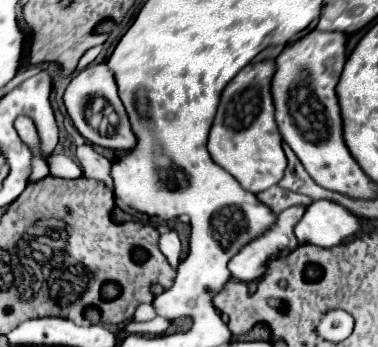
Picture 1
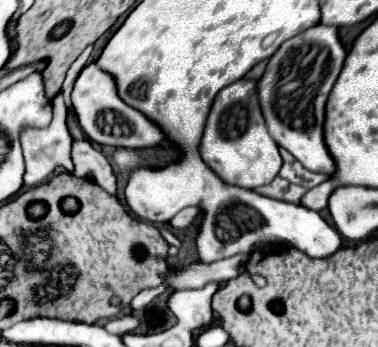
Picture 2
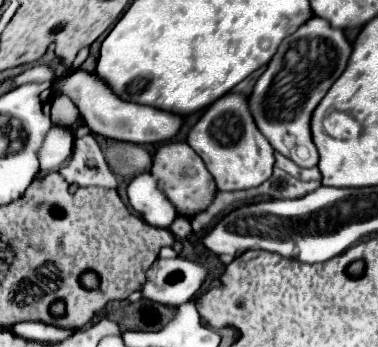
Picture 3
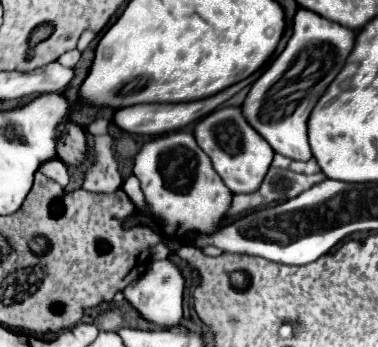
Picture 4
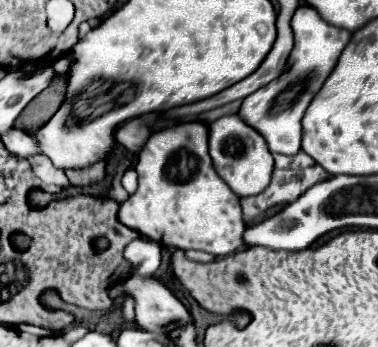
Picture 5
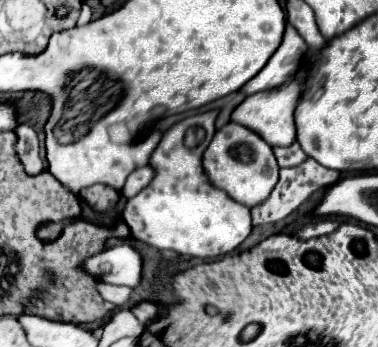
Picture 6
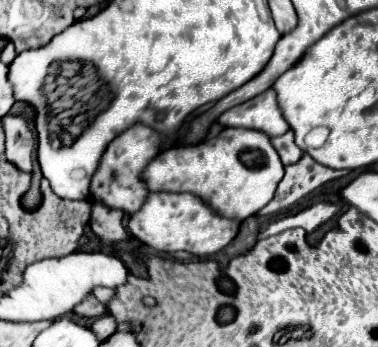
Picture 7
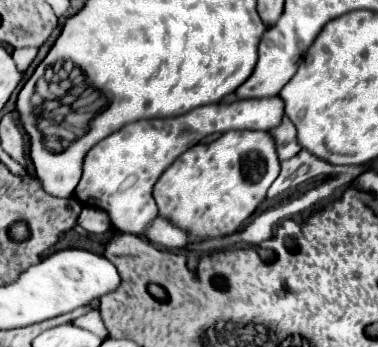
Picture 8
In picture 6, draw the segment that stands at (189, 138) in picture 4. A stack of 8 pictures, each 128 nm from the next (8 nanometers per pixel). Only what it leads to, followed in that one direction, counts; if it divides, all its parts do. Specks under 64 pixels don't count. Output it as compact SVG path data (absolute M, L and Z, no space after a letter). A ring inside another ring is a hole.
M204 112L204 114L188 116L180 122L176 122L172 128L168 128L162 134L162 138L160 138L158 146L154 148L150 162L148 162L148 166L154 170L152 182L144 190L140 190L138 196L128 198L128 202L122 210L122 218L130 226L132 236L136 240L146 242L158 250L176 250L178 254L190 254L196 258L218 258L218 256L224 256L224 254L236 250L250 236L250 232L252 232L250 208L228 198L228 194L222 192L220 188L214 188L214 184L210 182L210 178L206 176L206 172L202 168L202 154L208 148L212 136L216 132L214 120L216 120L216 112ZM190 126L202 126L206 130L206 140L196 148L184 146L184 134Z

